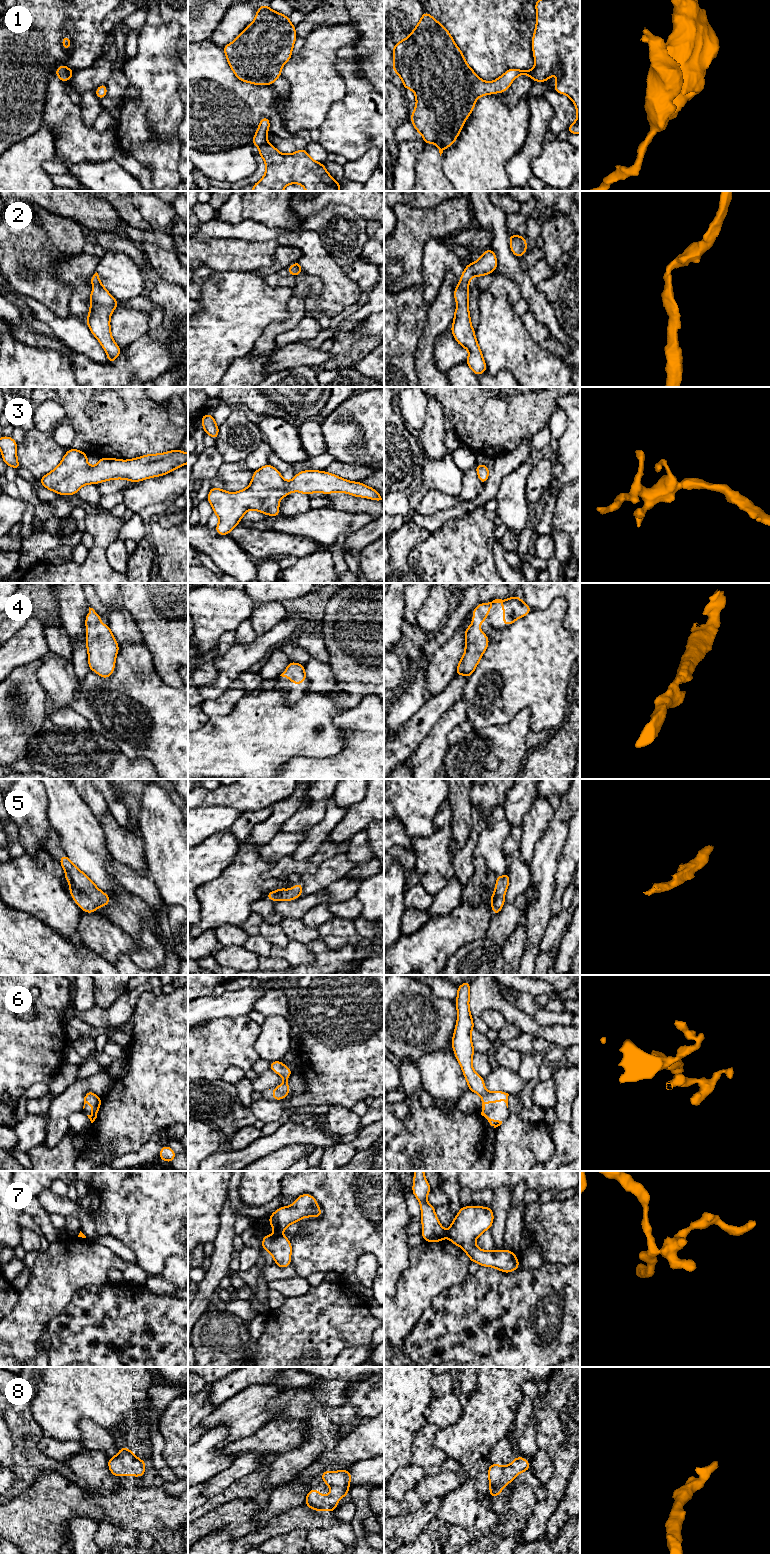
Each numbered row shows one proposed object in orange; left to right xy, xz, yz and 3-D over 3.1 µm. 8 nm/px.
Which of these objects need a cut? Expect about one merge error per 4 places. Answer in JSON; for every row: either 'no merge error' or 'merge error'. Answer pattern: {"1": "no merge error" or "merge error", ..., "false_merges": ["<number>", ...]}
{"1": "merge error", "2": "no merge error", "3": "no merge error", "4": "no merge error", "5": "no merge error", "6": "no merge error", "7": "merge error", "8": "no merge error", "false_merges": ["1", "7"]}

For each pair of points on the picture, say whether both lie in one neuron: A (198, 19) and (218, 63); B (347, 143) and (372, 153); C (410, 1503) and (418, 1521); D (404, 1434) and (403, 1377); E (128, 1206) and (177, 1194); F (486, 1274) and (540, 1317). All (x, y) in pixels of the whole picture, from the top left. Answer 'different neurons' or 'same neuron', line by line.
A: different neurons
B: different neurons
C: different neurons
D: same neuron
E: same neuron
F: same neuron

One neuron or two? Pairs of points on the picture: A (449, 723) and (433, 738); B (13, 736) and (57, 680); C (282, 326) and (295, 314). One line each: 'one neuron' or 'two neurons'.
A: one neuron
B: two neurons
C: one neuron

